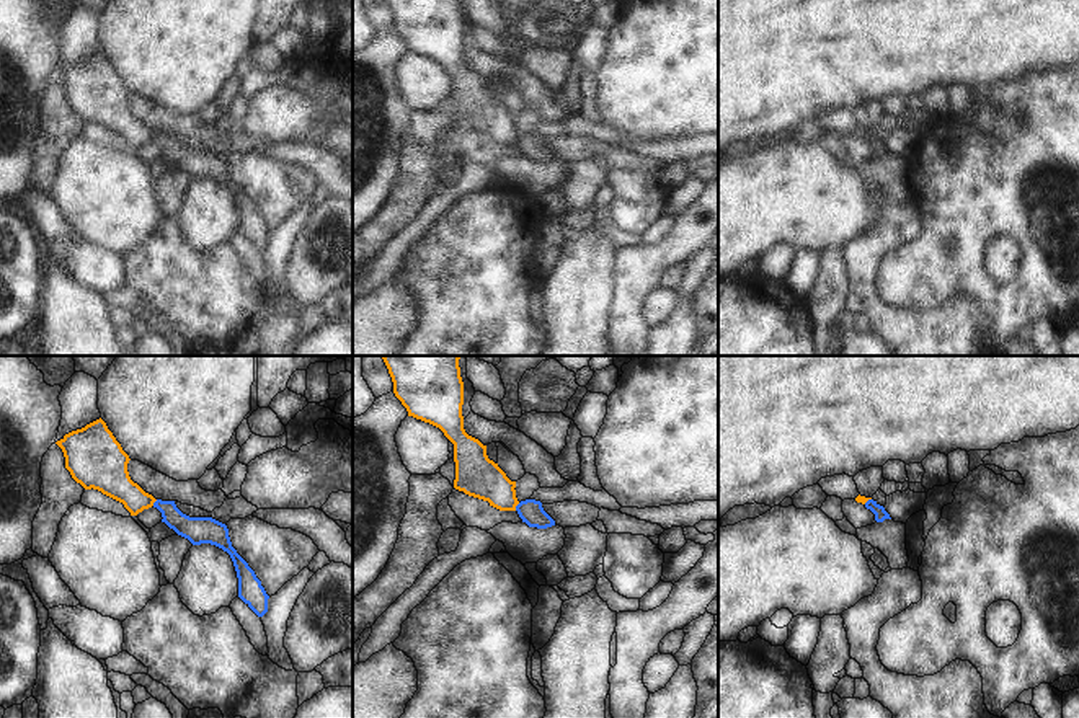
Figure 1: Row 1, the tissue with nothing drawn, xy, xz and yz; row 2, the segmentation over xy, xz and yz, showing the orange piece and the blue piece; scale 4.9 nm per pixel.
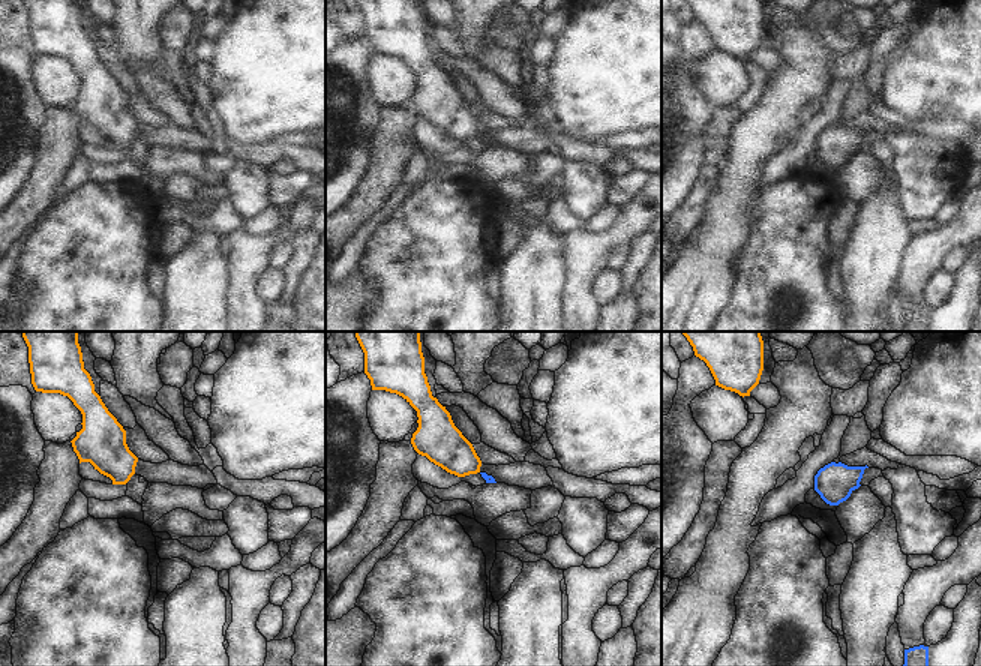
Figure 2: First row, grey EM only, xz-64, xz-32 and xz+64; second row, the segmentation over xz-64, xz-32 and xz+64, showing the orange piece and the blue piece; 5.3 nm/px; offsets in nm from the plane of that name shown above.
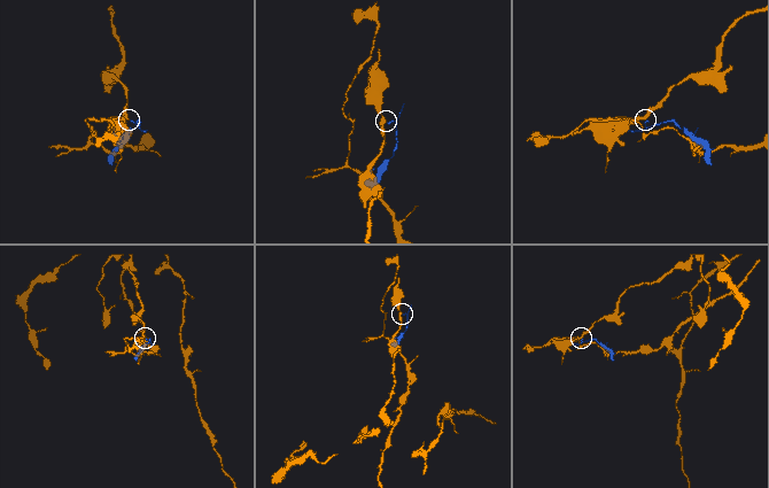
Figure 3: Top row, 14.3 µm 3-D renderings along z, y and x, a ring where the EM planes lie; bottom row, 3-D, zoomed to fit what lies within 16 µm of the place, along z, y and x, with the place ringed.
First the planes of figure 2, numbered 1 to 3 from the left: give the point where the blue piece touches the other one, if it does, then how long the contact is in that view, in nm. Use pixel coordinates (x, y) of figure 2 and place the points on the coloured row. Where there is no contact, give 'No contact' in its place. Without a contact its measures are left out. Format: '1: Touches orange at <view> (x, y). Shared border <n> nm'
1: No contact
2: No contact
3: No contact

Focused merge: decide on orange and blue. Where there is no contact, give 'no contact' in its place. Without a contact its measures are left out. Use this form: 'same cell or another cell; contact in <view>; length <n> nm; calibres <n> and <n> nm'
another cell; contact in xz; length 50 nm; calibres 200 and 120 nm

